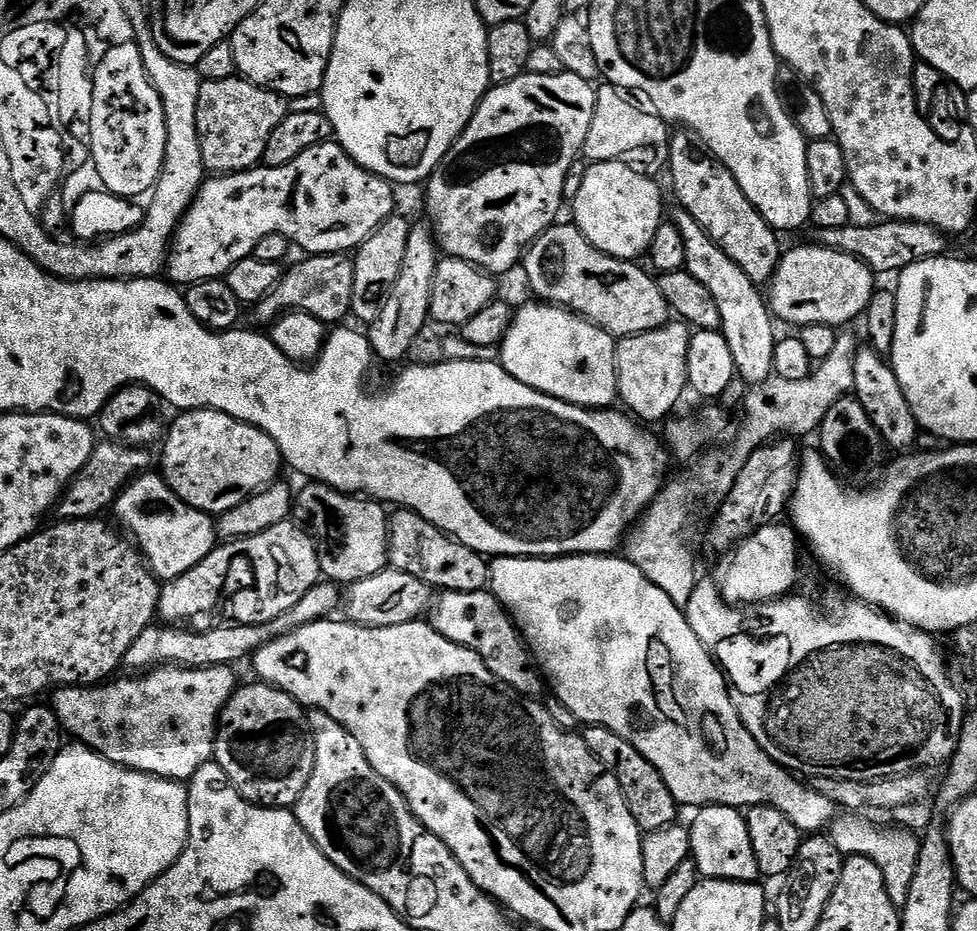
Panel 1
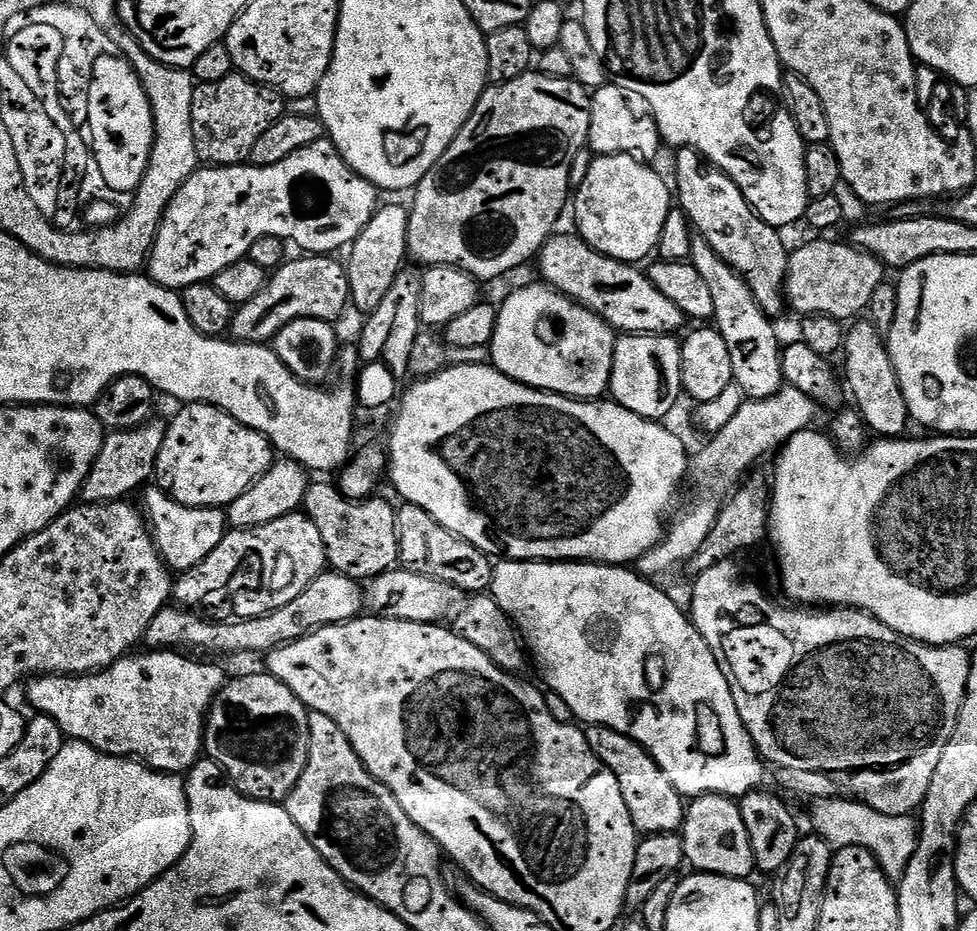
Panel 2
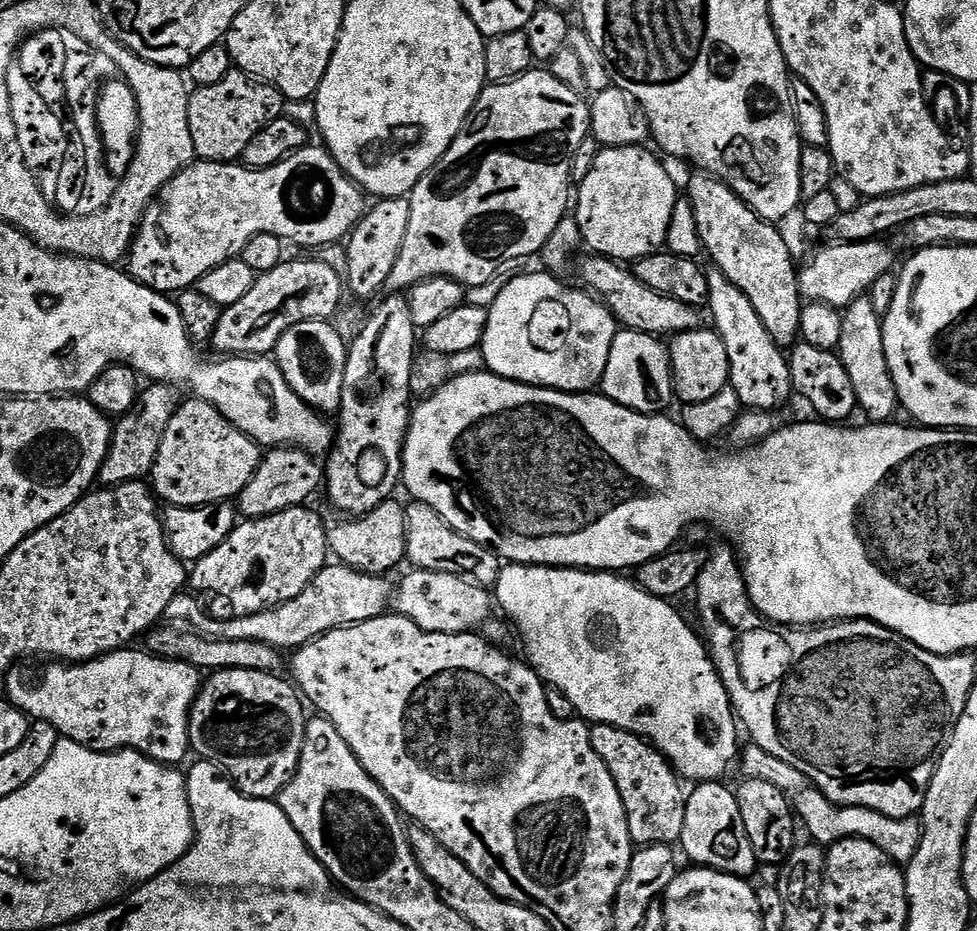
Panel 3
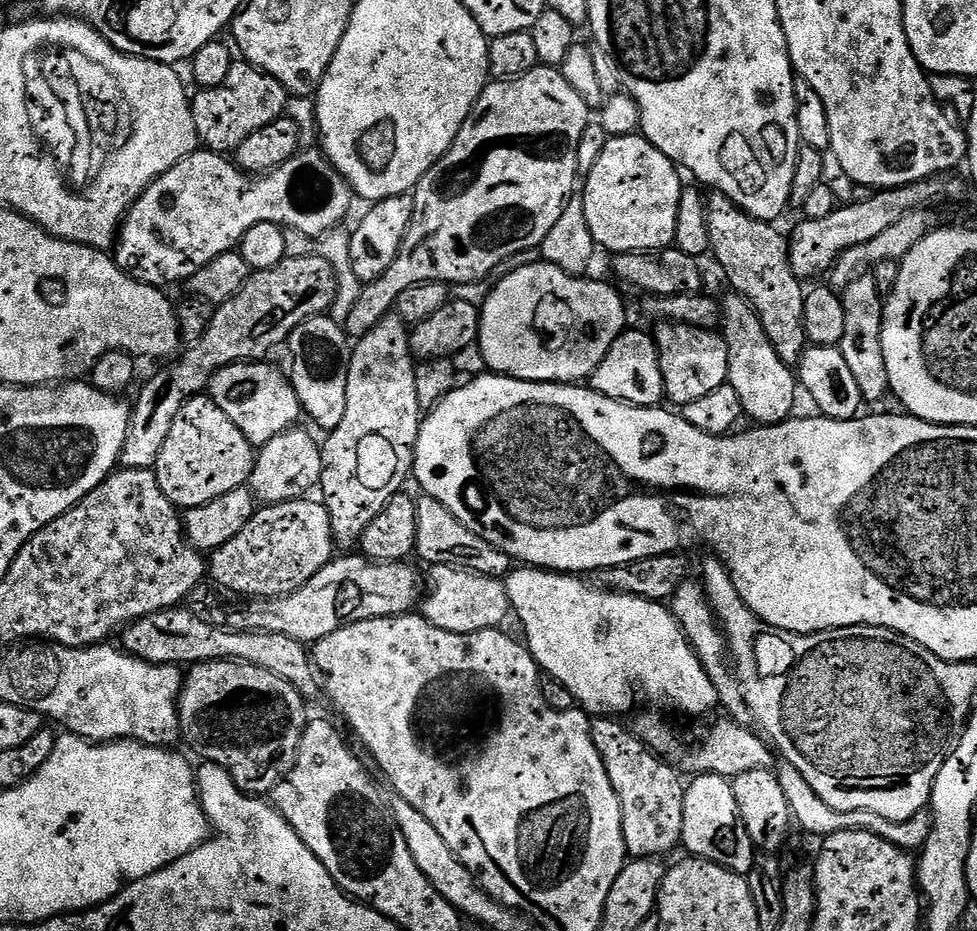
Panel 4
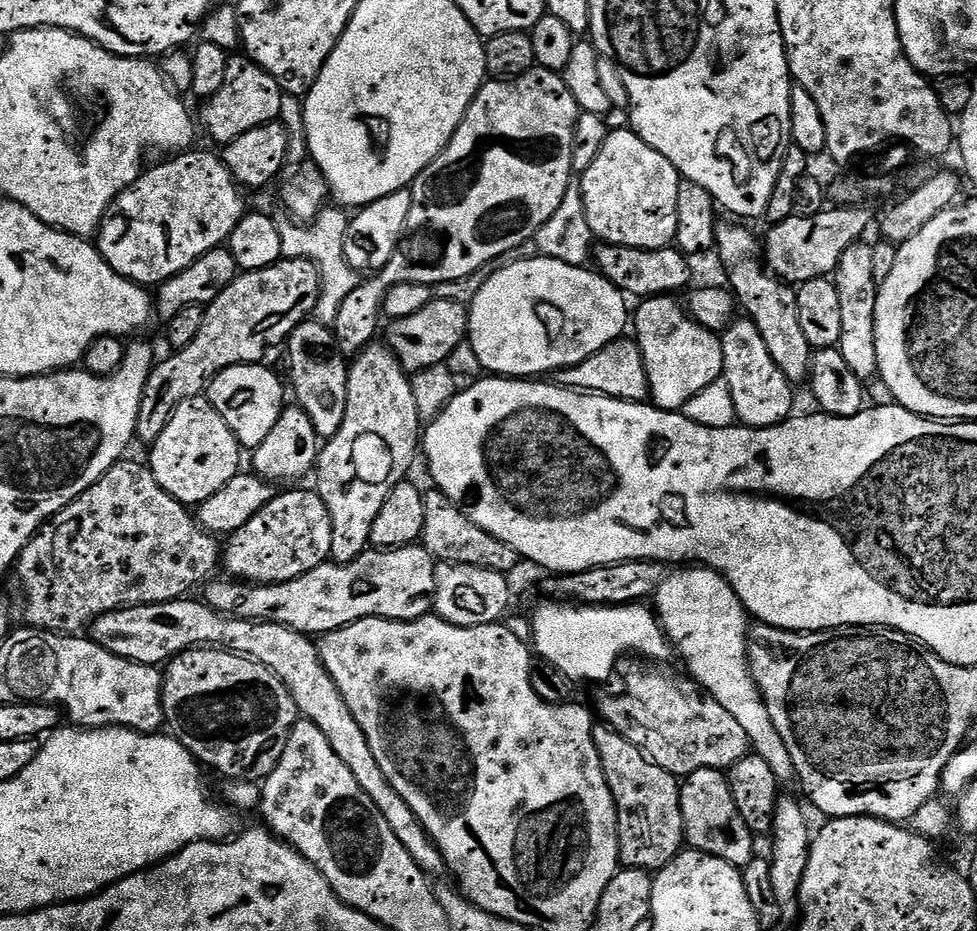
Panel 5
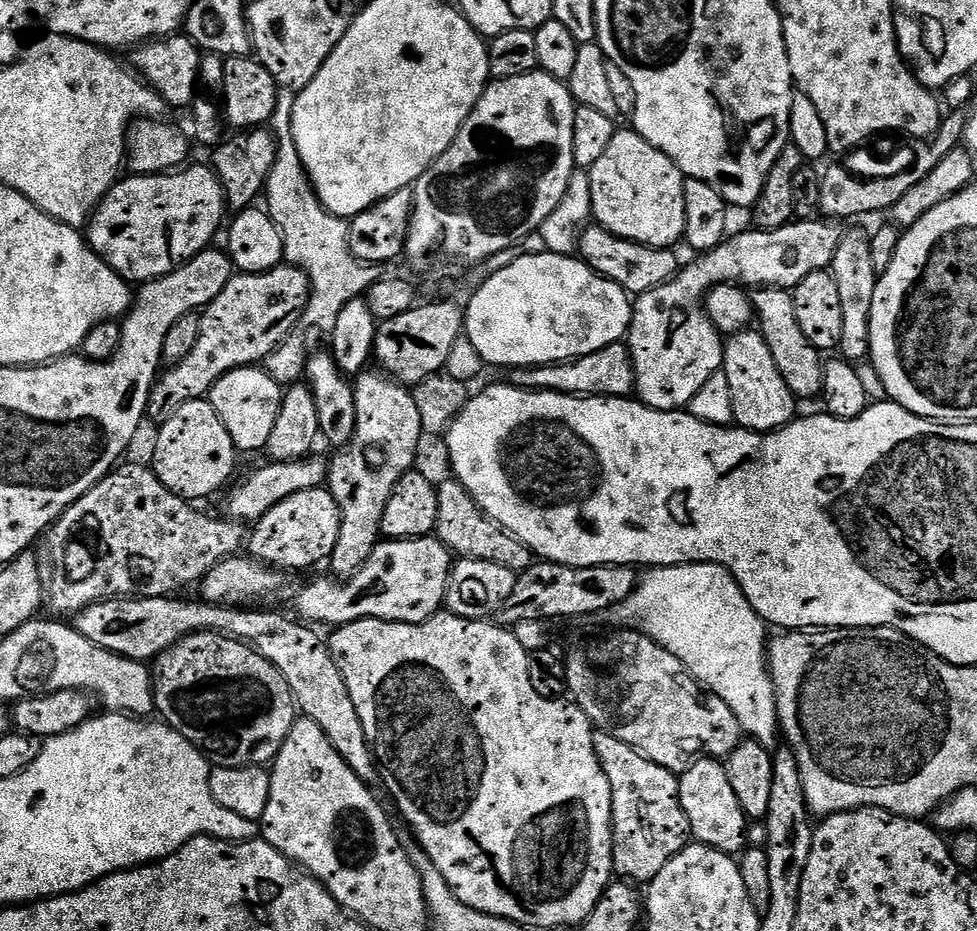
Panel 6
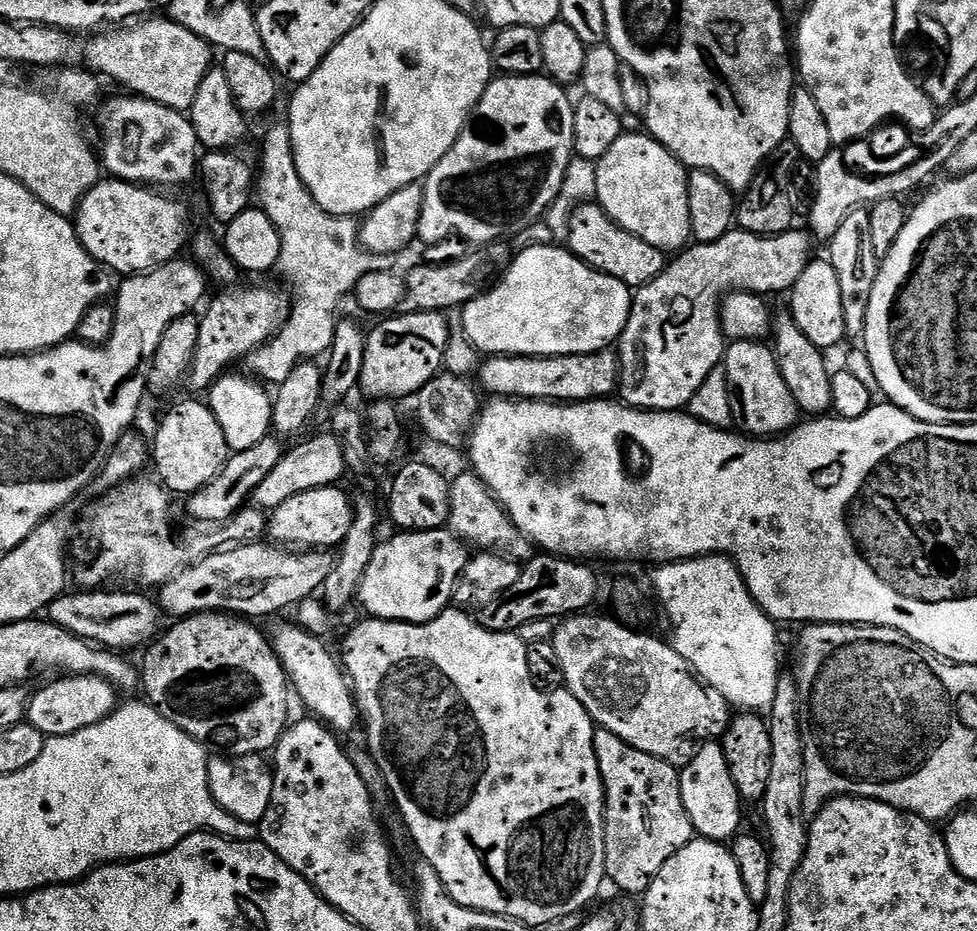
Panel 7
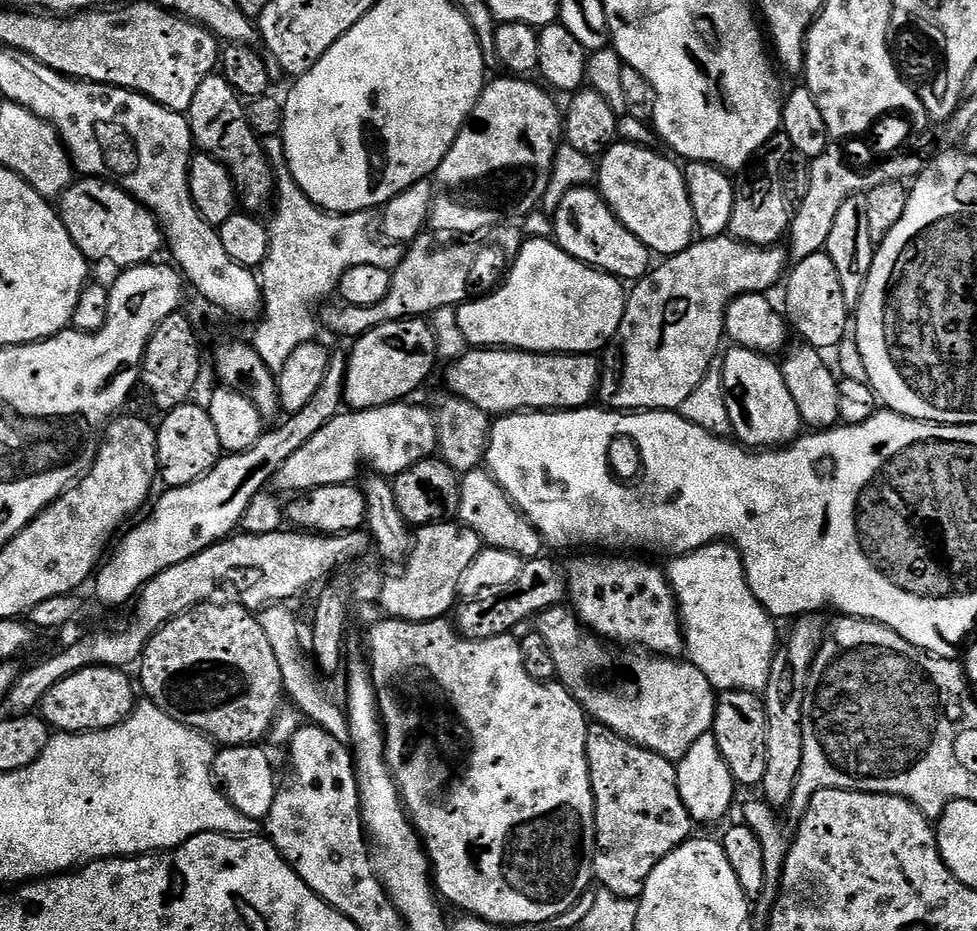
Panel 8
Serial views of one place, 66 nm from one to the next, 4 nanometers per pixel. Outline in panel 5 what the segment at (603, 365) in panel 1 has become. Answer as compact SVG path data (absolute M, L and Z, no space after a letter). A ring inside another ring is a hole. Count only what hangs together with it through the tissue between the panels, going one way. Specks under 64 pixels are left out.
M532 254L529 260L516 260L513 264L508 264L505 268L500 268L480 289L476 292L472 304L468 308L468 334L467 343L472 344L474 352L478 354L478 360L481 362L483 371L488 374L495 374L505 378L540 378L543 372L555 374L563 372L566 368L573 368L582 362L586 362L586 358L590 358L594 354L598 354L598 350L602 350L610 342L621 339L625 335L624 327L630 324L630 308L628 312L629 301L626 299L625 293L619 292L614 285L599 271L593 270L588 266L566 266L566 262L558 262L554 258L546 258L539 254Z

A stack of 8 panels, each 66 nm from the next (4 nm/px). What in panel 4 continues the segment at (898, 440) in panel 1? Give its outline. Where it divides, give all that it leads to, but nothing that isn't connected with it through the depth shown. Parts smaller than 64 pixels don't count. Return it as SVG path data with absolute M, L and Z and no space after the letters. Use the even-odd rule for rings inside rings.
M861 274L842 289L842 299L846 310L846 334L838 345L842 358L846 358L854 379L858 381L858 390L869 404L876 404L885 395L889 395L886 362L882 358L882 322L884 321L884 300L871 274Z

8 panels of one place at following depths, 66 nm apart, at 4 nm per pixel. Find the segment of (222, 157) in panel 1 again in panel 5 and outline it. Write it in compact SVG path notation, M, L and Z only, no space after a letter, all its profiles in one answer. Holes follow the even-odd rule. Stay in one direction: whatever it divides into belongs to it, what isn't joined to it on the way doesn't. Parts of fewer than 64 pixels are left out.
M233 55L229 59L226 66L226 82L222 82L222 86L212 96L207 97L204 109L201 110L200 116L198 112L198 120L208 131L208 136L217 146L223 146L234 142L234 138L242 138L242 134L246 134L246 130L254 130L263 124L270 124L281 119L282 113L285 111L282 106L282 98L285 93L278 86L276 79L266 70L262 70L262 66L258 66L247 55Z

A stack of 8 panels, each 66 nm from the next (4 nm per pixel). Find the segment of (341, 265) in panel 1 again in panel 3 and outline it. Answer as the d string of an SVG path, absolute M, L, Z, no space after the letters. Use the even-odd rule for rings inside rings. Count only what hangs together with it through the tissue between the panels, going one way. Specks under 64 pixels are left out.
M285 259L284 263L274 266L274 270L259 273L248 293L239 302L234 302L234 306L221 311L211 347L216 347L220 351L217 353L225 357L267 357L290 326L298 326L298 322L307 320L331 321L343 296L346 296L345 281L331 263Z

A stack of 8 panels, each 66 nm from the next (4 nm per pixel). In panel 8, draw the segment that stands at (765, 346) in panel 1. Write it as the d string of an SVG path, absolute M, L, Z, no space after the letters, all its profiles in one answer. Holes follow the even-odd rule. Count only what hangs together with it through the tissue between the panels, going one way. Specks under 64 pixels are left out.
M735 346L729 349L723 353L722 367L726 410L730 410L735 439L752 450L783 448L800 439L802 421L794 397L786 387L786 378L782 378L780 364L762 352Z

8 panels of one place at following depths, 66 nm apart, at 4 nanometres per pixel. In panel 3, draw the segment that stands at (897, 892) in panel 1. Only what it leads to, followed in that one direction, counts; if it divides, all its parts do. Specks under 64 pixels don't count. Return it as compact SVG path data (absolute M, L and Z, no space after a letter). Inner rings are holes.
M815 788L795 793L794 812L799 823L809 832L811 839L821 846L837 844L846 838L862 838L866 842L874 842L891 860L901 866L907 866L914 858L914 850L918 850L920 841L920 822L916 816L906 818L890 818L886 814L878 814L878 810L835 804Z

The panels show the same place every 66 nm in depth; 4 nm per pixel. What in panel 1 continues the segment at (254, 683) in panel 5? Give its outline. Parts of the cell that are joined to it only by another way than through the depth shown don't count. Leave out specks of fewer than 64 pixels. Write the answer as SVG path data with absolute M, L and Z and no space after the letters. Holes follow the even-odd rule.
M255 682L256 684L248 684L237 687L232 693L232 697L226 702L226 706L220 715L220 724L216 728L216 750L214 753L214 763L222 766L222 770L226 774L226 778L238 790L238 794L244 800L249 800L251 804L256 804L259 808L283 808L285 810L295 809L296 803L302 798L302 790L306 790L306 782L310 782L310 774L314 774L314 738L312 731L308 725L308 718L305 709L300 705L294 697L286 694L280 688L274 688L271 684L263 682Z

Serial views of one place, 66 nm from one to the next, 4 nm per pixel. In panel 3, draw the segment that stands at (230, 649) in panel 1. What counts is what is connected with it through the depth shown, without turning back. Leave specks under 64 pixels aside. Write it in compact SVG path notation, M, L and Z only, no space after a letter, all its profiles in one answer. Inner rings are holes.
M332 562L313 578L310 586L306 586L298 598L290 598L276 608L263 608L261 612L249 616L236 614L231 617L233 620L211 620L207 610L196 601L199 599L195 595L181 594L170 598L170 606L166 606L164 616L171 623L192 628L211 640L266 642L268 646L281 650L295 650L335 628L385 615L394 591L393 585L388 585L386 581L384 576L371 576L342 563Z

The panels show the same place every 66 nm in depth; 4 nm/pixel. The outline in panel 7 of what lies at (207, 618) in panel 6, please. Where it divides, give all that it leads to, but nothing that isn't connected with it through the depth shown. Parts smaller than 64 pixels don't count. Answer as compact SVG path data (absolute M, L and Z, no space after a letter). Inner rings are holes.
M108 590L75 591L69 591L67 594L59 596L46 609L47 619L51 623L58 625L59 628L64 628L66 631L79 636L80 639L89 641L93 645L105 650L124 650L120 648L140 647L140 649L143 649L157 639L158 633L161 631L160 620L162 621L162 613L160 605L155 599L147 600L146 597L139 596L136 592L104 592ZM272 624L266 628L266 635L274 654L282 662L295 695L297 692L312 711L309 713L337 734L358 728L360 709L356 707L356 697L337 653L335 656L314 633L296 624Z

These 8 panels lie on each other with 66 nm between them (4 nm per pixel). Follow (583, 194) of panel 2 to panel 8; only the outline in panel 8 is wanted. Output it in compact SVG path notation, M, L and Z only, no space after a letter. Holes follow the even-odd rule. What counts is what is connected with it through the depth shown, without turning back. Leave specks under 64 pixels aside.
M617 142L599 157L598 160L598 191L610 210L645 244L648 251L660 258L677 256L686 250L697 239L696 223L694 222L694 206L690 206L690 194L686 190L683 167L675 159L667 160L659 156L656 148L643 148L637 144Z

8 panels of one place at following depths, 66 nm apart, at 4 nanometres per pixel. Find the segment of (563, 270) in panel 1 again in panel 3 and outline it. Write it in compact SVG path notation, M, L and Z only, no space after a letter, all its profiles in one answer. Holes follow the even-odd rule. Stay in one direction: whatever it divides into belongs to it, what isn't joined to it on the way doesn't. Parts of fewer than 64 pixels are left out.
M595 254L587 257L589 260L581 266L580 272L589 289L599 299L604 301L613 316L625 329L633 332L649 332L652 336L671 337L677 332L694 332L701 327L700 316L695 307L686 302L678 302L678 298L664 296L660 292L650 290L636 276L635 271L628 272L623 263L609 260Z

